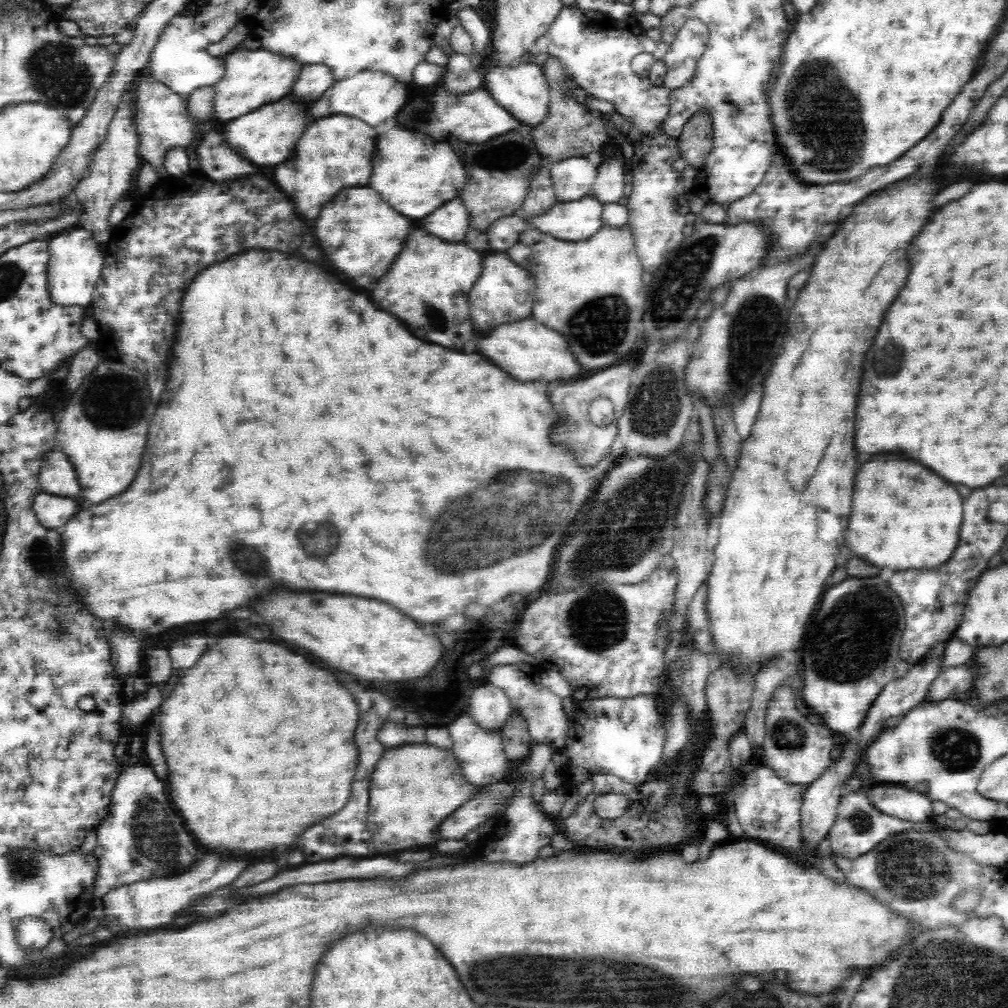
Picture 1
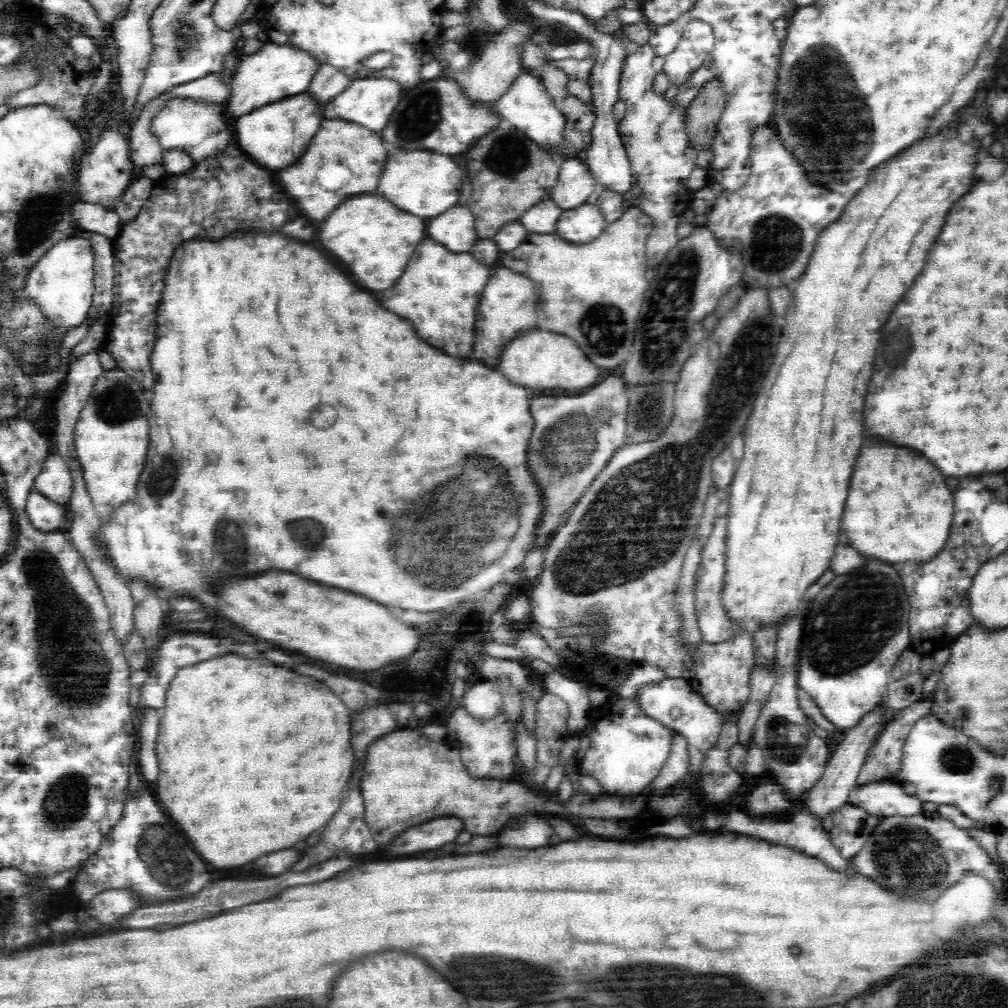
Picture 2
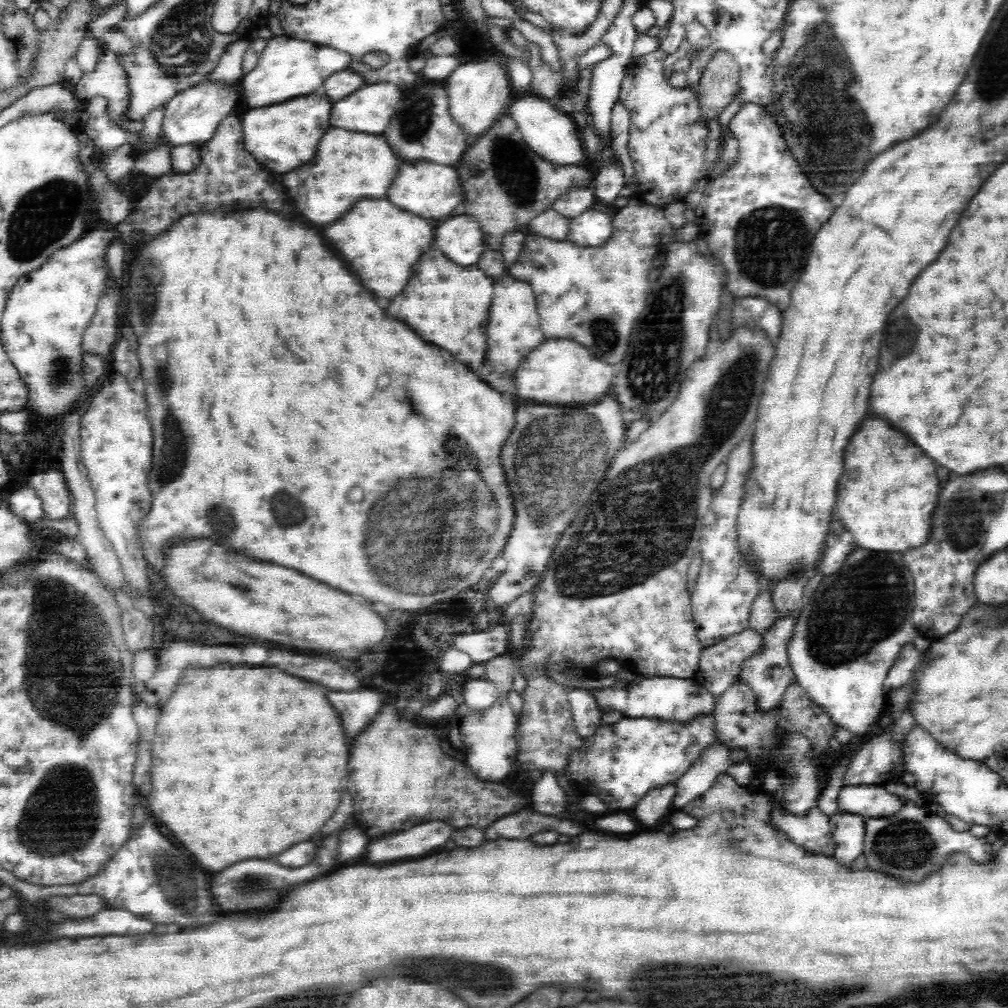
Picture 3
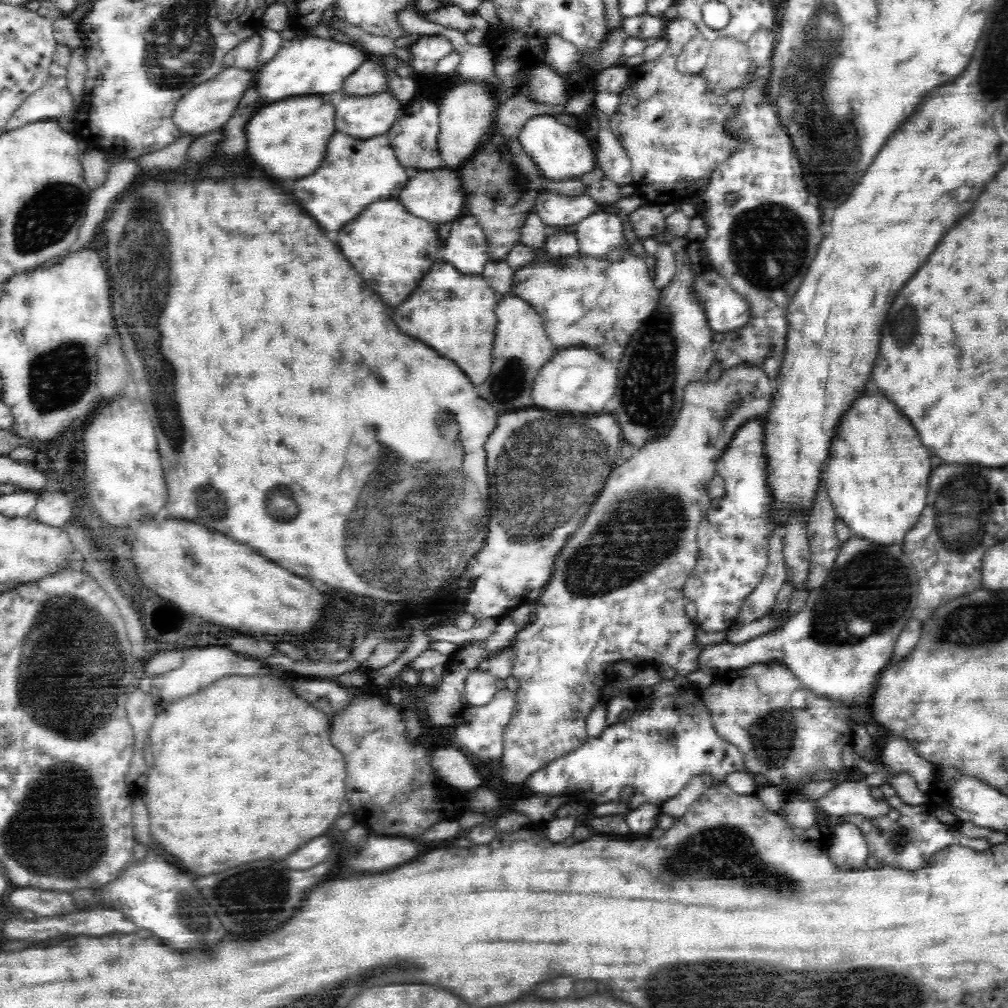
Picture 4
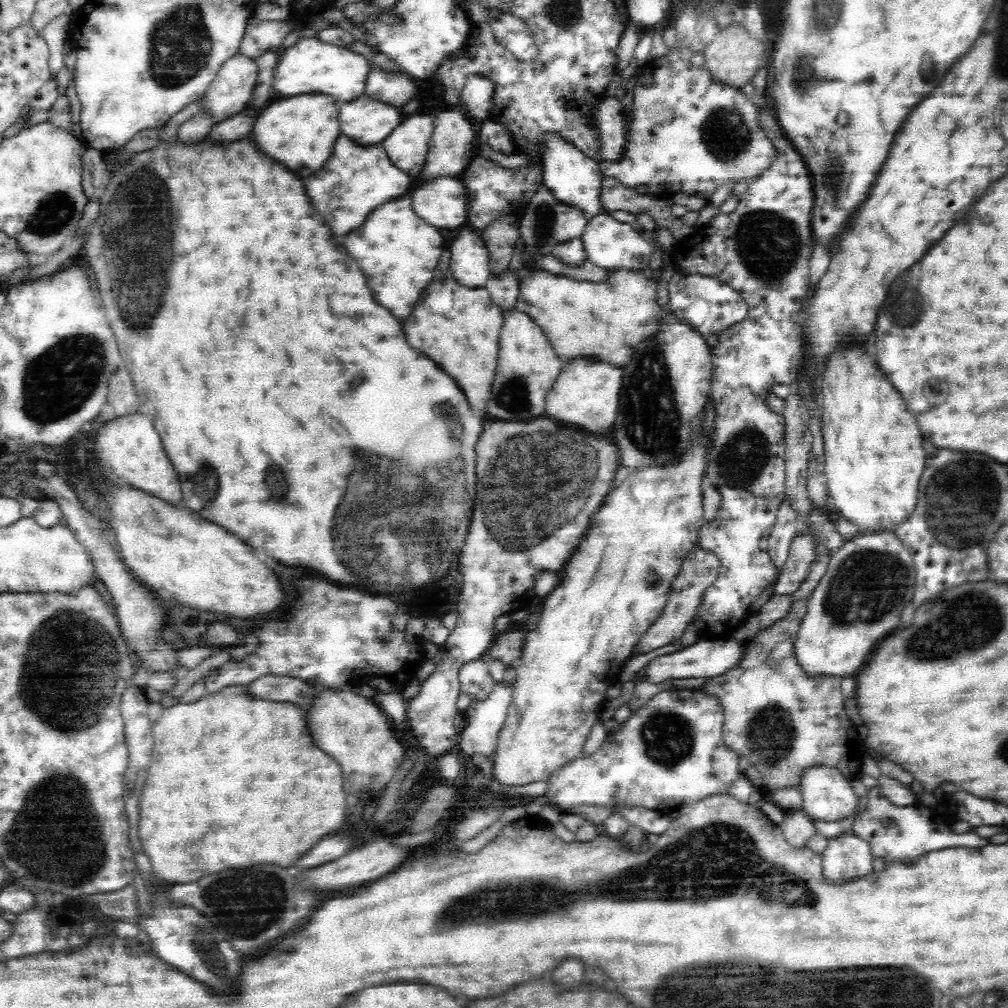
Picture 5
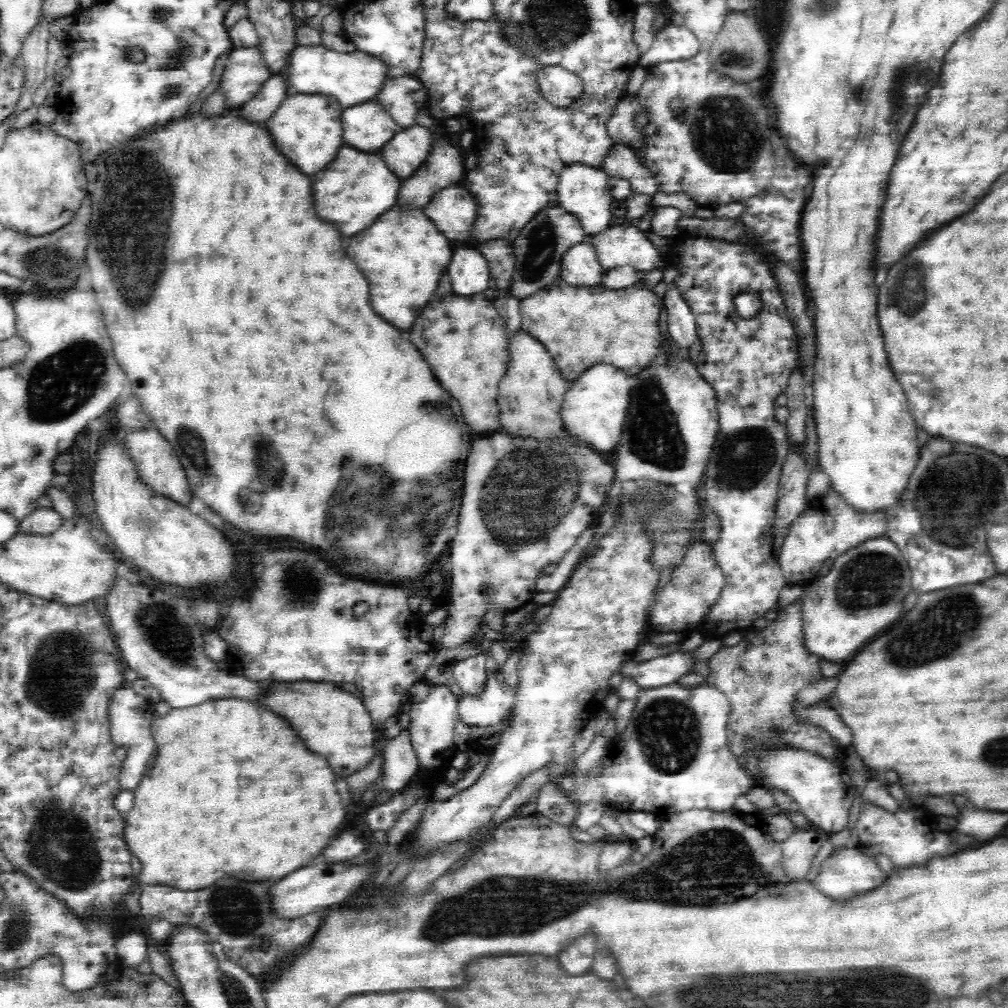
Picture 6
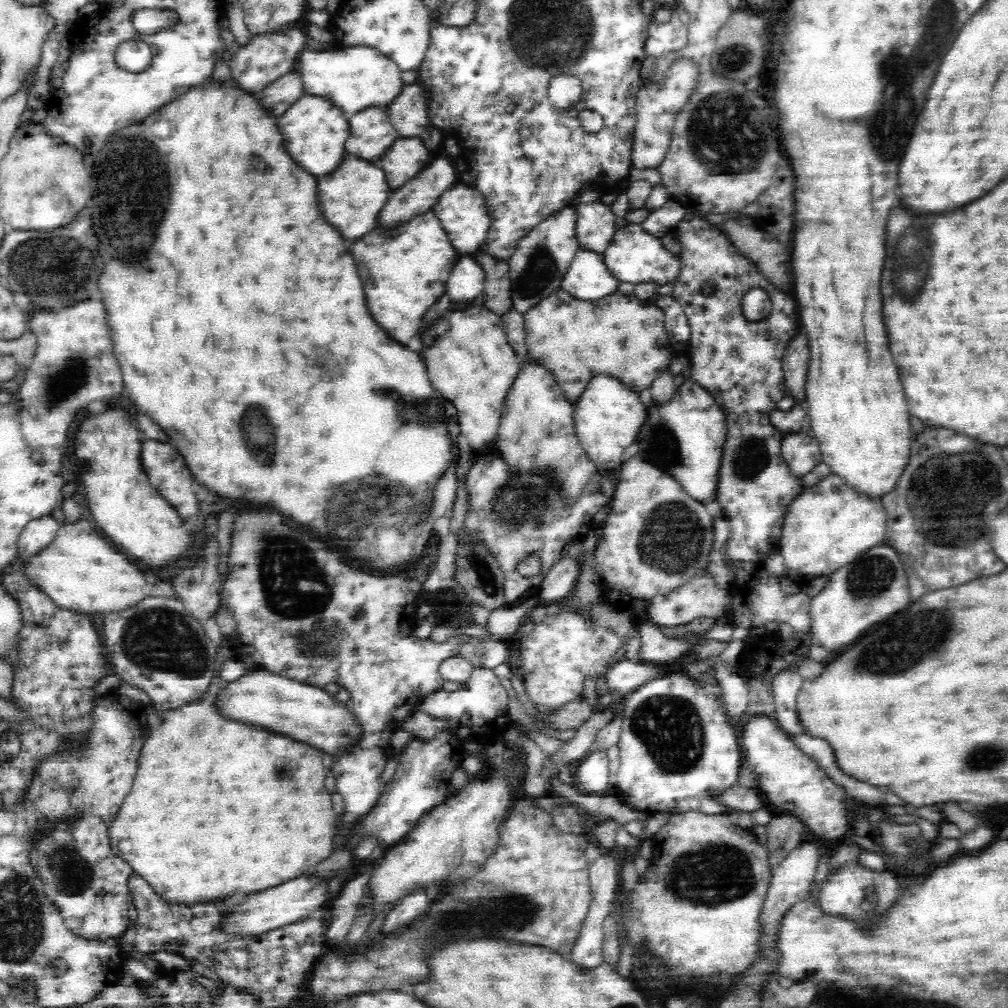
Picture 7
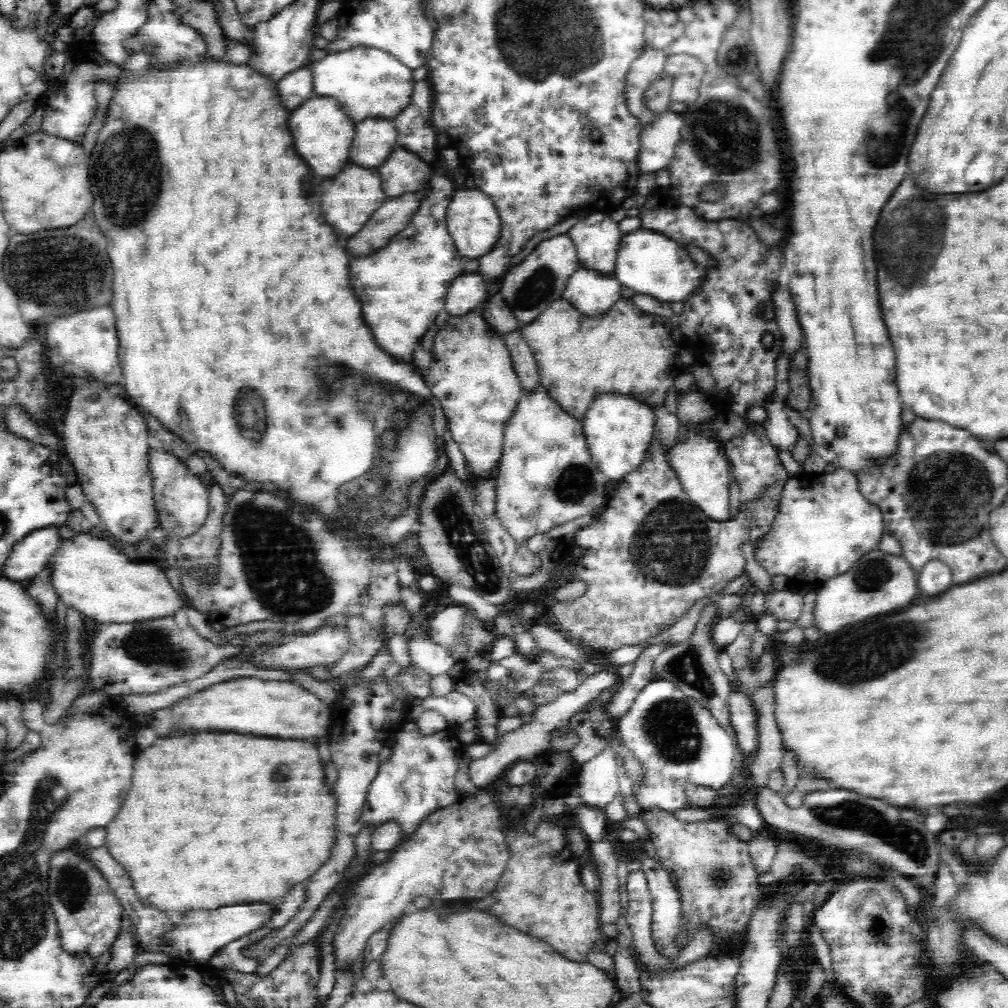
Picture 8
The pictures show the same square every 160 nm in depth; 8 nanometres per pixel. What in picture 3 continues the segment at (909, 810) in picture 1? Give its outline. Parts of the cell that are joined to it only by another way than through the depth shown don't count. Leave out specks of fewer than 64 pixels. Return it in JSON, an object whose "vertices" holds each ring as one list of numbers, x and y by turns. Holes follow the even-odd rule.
{"vertices":[[843,785,838,794,838,813,852,813,863,818,884,819,902,807,898,795,888,794,883,785]]}

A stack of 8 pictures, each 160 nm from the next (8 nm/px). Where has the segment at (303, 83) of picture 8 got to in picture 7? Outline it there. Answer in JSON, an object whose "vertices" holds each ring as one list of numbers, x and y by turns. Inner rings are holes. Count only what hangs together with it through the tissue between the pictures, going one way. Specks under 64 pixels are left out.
{"vertices":[[296,71,284,73,278,80,272,81,263,91,258,93,262,106,272,116,282,116,284,108,292,104,292,100,298,100,304,96,301,75]]}

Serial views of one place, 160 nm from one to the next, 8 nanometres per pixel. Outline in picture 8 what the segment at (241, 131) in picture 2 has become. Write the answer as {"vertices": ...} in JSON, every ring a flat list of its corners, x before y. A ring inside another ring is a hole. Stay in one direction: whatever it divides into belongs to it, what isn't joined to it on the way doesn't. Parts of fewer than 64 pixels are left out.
{"vertices":[[310,98,300,108,290,114,288,126,294,138,296,152,304,158,304,162,318,174,318,176,336,176,344,164,348,164,348,152,352,144,354,124,344,116,337,100,330,98]]}

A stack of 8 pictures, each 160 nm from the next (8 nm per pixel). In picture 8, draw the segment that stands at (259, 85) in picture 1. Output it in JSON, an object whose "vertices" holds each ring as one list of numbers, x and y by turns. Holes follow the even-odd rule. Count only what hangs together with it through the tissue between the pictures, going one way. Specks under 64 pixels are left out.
{"vertices":[[354,47,328,53,316,64,307,64,313,76,313,91,318,96,337,100,346,116,356,122,368,117,392,121,405,108,413,93,413,70,398,58,376,47]]}

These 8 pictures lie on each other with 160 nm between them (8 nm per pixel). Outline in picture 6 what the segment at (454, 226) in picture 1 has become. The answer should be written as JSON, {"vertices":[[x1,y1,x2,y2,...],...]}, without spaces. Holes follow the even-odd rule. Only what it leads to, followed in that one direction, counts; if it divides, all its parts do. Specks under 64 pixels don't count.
{"vertices":[[475,244,460,246,458,250,454,250,447,266,452,292,458,296,487,293,490,283,488,266]]}

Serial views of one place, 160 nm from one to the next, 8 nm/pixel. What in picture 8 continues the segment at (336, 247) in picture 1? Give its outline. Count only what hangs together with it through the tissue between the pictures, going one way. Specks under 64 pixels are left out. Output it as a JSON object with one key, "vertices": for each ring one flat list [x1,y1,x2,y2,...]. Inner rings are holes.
{"vertices":[[442,166,434,168,434,178,429,182,430,190,428,194,424,194,422,204,412,216,410,224,402,232,390,238,384,248,373,253,374,256,366,258,368,262,366,266,350,266,352,284,356,284,356,296,360,296,364,320,372,324,372,328,369,328,372,337,382,351,388,352,388,355,397,360,397,364,401,362,401,364,413,365,416,345,419,345,420,339,428,333,428,330,432,330,436,316,444,308,444,296,448,292,448,284,452,284,457,276,464,274,468,262,466,257,460,256,446,228,445,214,456,187,453,180,450,180,448,172,444,170,446,169]]}

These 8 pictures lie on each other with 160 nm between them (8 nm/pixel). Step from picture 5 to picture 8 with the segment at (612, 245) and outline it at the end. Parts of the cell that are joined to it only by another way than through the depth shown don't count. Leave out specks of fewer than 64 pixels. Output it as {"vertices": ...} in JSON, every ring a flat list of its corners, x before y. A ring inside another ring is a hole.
{"vertices":[[639,228,621,238,614,275,624,288,632,288,637,294,668,304,686,304,705,283,705,274,706,270,689,257,684,244,662,233]]}

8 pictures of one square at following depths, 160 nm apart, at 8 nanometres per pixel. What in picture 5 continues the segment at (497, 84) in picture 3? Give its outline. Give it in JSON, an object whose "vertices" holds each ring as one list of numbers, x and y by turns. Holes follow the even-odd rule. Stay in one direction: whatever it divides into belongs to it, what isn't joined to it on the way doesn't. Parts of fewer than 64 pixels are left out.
{"vertices":[[448,108,438,112,434,120,434,134,428,144,426,162,424,163,424,172,420,172,420,180,414,180,413,187,419,187,420,184,427,183,428,180,436,177,455,177,462,176,466,166,471,163,477,154,477,148,474,146,478,142,477,134,474,134,474,124,472,119,466,114,460,114,460,108]]}

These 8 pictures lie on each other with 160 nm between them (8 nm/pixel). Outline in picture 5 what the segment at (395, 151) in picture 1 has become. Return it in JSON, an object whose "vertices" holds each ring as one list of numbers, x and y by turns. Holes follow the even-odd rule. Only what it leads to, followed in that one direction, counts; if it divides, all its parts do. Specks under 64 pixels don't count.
{"vertices":[[436,177,419,187,413,187,408,195,412,199,414,212,428,220,429,225,440,230,458,230,460,226,466,226,468,197,461,180]]}

